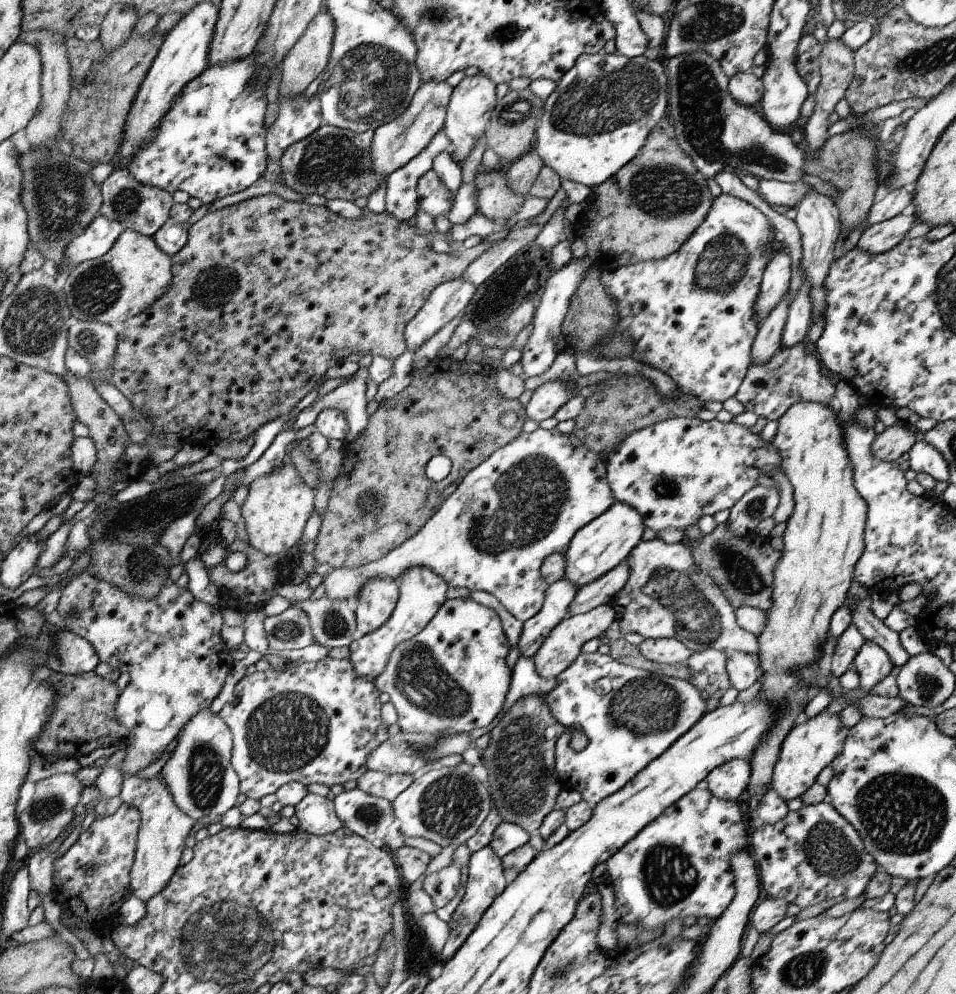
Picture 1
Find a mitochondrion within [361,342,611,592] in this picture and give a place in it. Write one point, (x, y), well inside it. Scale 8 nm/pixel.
(529, 499)

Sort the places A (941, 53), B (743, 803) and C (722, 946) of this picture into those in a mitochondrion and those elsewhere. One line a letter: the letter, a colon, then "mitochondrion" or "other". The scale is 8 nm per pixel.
A: mitochondrion
B: other
C: other

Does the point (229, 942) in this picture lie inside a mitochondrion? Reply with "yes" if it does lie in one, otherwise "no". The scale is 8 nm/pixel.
yes

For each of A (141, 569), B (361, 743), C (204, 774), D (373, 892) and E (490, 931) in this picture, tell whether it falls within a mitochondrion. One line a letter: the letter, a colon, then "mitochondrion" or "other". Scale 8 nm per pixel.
A: mitochondrion
B: other
C: mitochondrion
D: other
E: other

